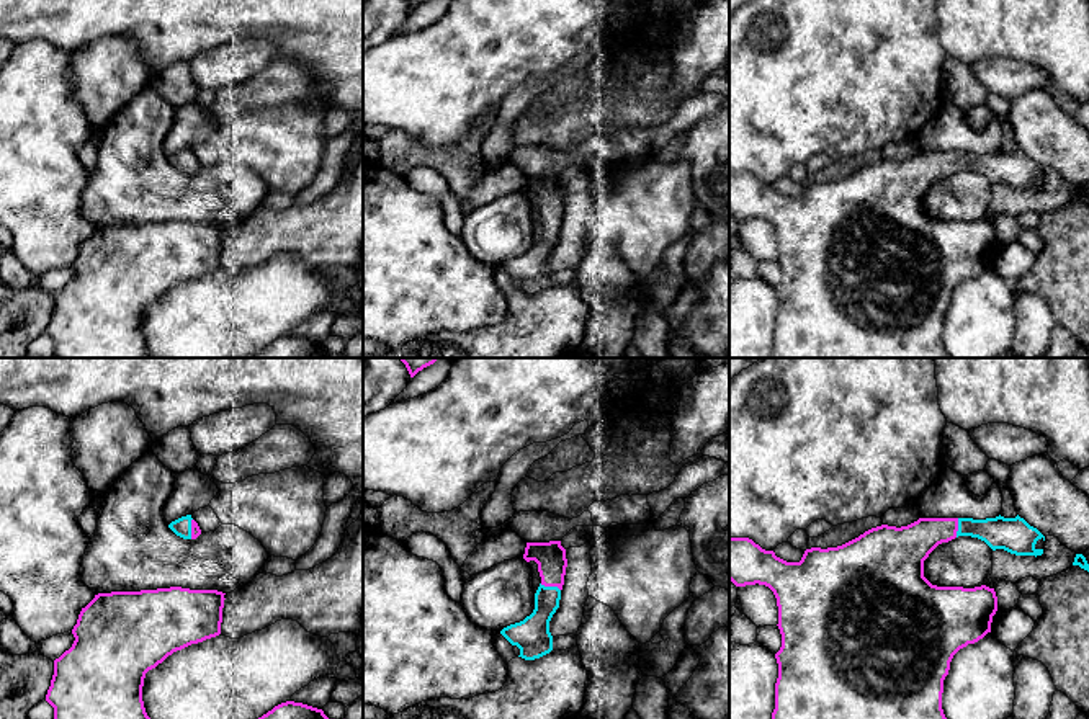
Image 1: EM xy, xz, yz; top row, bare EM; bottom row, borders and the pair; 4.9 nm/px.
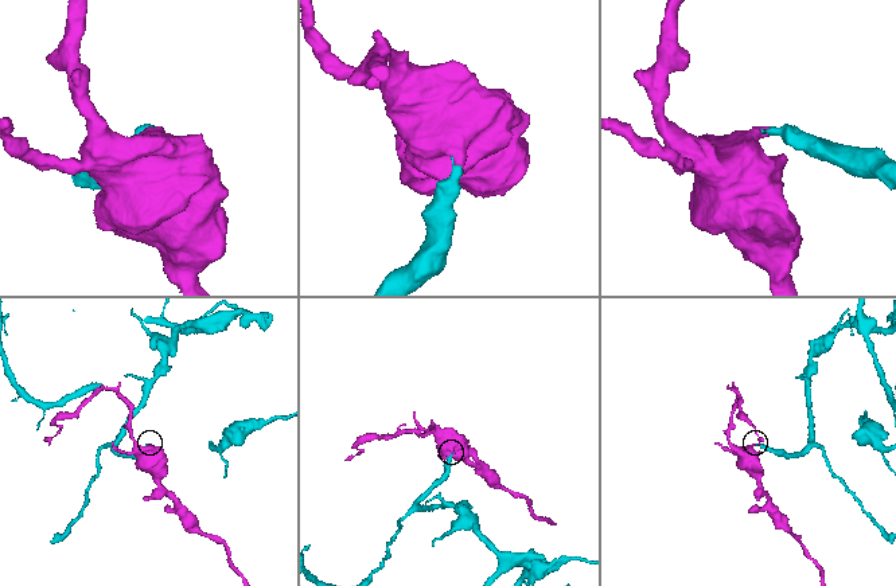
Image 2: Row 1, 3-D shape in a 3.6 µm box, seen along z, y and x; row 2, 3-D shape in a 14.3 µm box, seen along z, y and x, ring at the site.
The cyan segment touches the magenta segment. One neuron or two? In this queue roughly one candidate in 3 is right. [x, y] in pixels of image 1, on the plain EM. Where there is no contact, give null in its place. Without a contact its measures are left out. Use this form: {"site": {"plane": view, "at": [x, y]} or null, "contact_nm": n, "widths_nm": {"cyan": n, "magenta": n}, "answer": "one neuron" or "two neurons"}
{"site": {"plane": "xz", "at": [550, 221]}, "contact_nm": 110, "widths_nm": {"cyan": 170, "magenta": 150}, "answer": "one neuron"}

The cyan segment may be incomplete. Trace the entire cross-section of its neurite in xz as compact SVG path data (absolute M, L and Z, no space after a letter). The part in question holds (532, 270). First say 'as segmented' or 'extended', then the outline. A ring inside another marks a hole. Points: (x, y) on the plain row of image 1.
extended; M561 175L527 176L523 193L535 194L541 211L535 243L523 255L504 261L500 268L520 283L518 291L535 294L553 284L549 255L559 242L567 193Z

